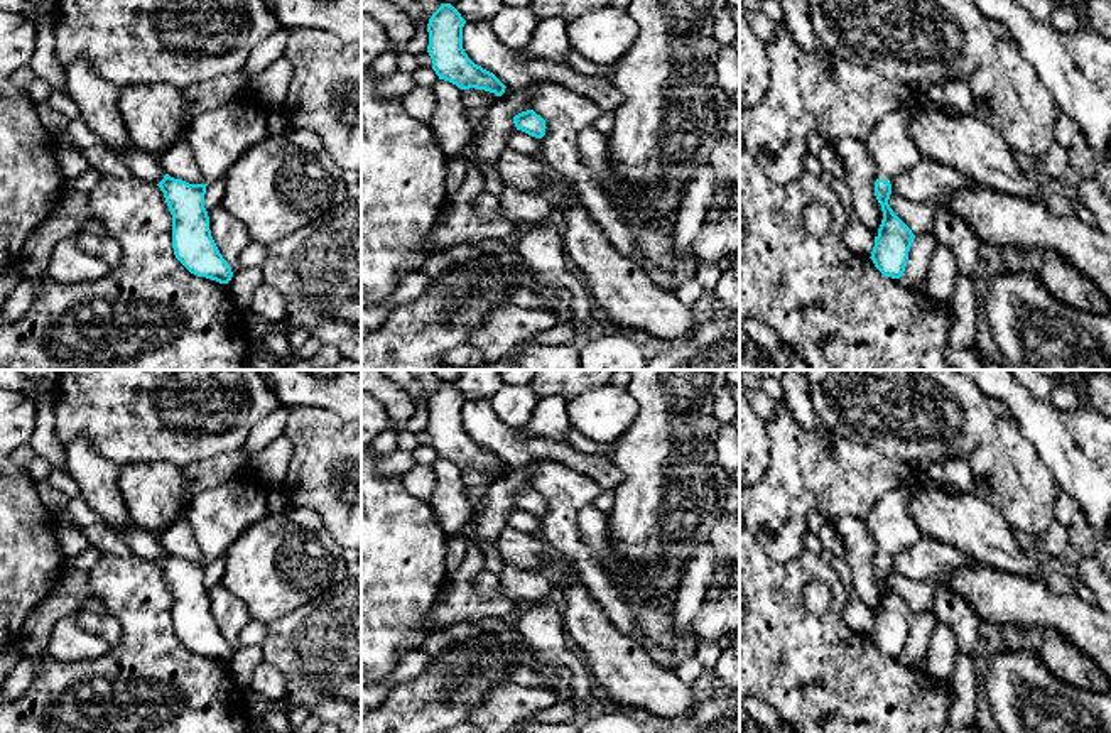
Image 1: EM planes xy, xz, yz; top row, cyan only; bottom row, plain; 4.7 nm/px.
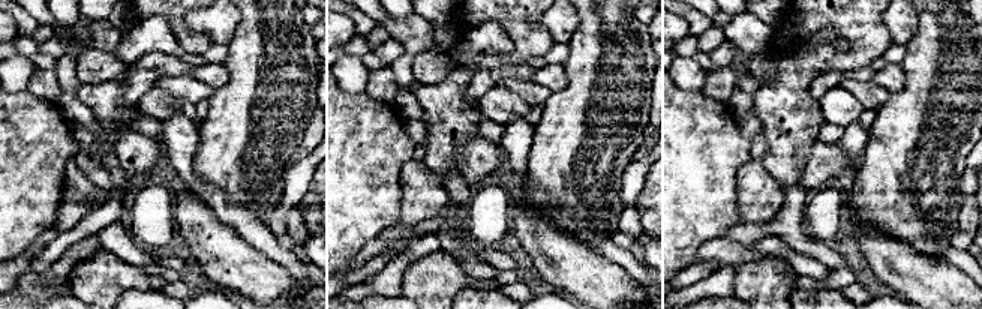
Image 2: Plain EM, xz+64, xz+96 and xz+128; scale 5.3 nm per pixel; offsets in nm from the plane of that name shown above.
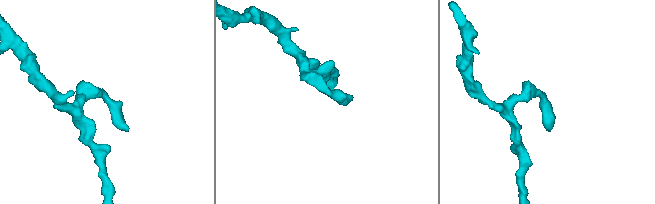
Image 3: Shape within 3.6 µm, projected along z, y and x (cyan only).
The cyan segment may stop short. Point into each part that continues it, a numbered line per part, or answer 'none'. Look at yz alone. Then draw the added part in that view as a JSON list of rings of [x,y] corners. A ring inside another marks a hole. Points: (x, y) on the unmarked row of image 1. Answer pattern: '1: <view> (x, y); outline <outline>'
1: yz (890, 522); outline [[[902,485],[875,503],[864,524],[875,539],[876,557],[888,561],[925,537],[910,513],[908,491]]]

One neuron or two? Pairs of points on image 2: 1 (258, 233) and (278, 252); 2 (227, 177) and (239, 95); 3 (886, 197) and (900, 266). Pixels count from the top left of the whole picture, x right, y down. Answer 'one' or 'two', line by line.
1: one
2: one
3: two

